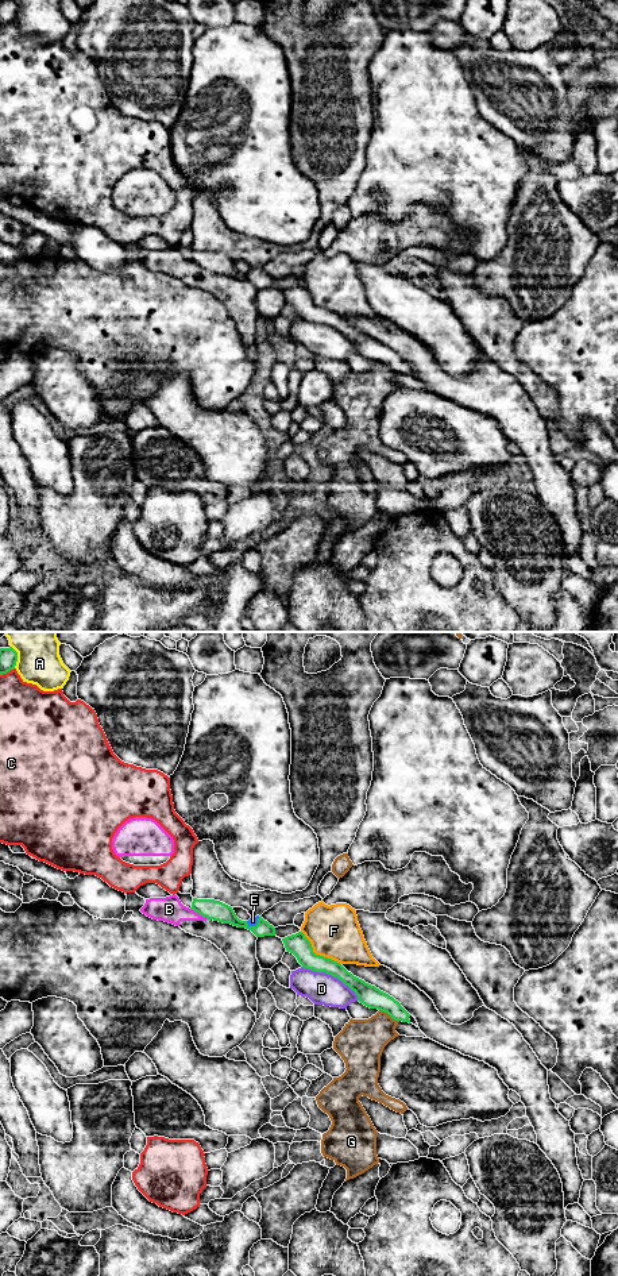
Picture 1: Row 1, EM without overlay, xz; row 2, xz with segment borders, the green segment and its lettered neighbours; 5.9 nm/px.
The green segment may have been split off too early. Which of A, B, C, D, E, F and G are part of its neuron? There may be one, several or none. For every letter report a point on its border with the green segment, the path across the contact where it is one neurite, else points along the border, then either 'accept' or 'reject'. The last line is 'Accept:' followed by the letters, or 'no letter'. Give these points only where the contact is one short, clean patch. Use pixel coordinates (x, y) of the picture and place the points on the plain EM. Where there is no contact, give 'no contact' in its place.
A: xz (16, 10) | reject
B: xz (200, 265) | along xz (190, 259), (208, 270) | reject
C: xz (7, 23) | reject
D: xz (332, 327) | reject
E: xz (254, 278) | across xz (216, 262), (236, 274), (254, 278), (253, 273) | accept
F: xz (317, 307) | reject
G: xz (389, 366) | reject
Accept: E

